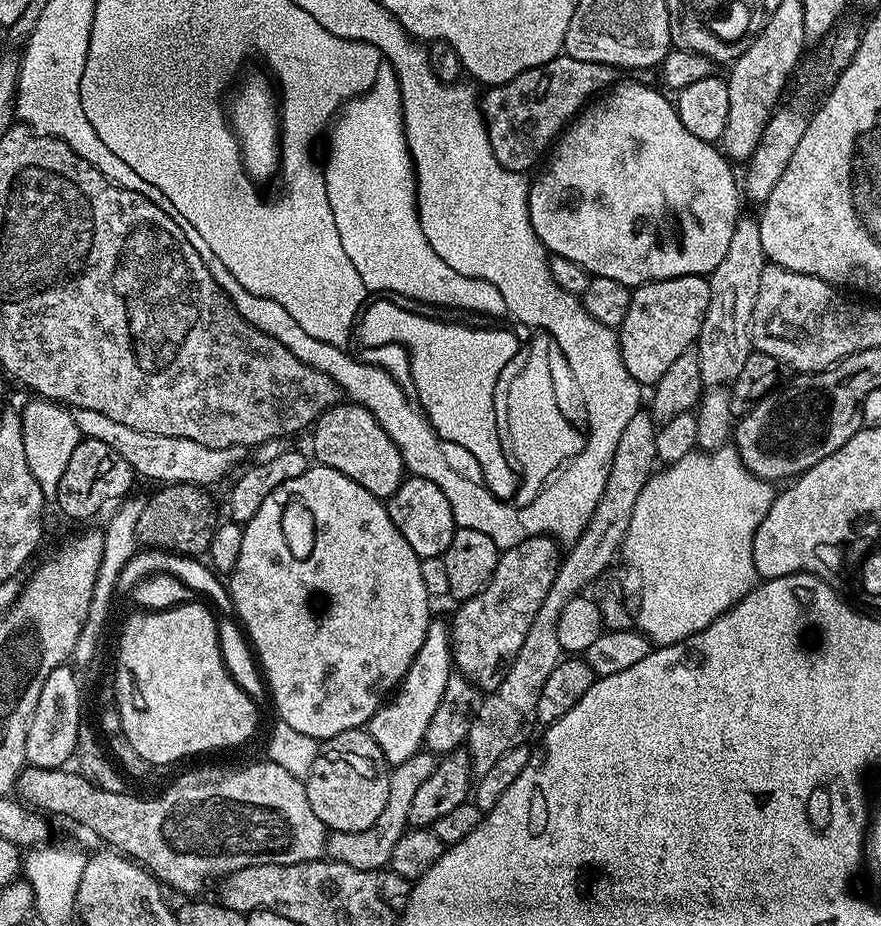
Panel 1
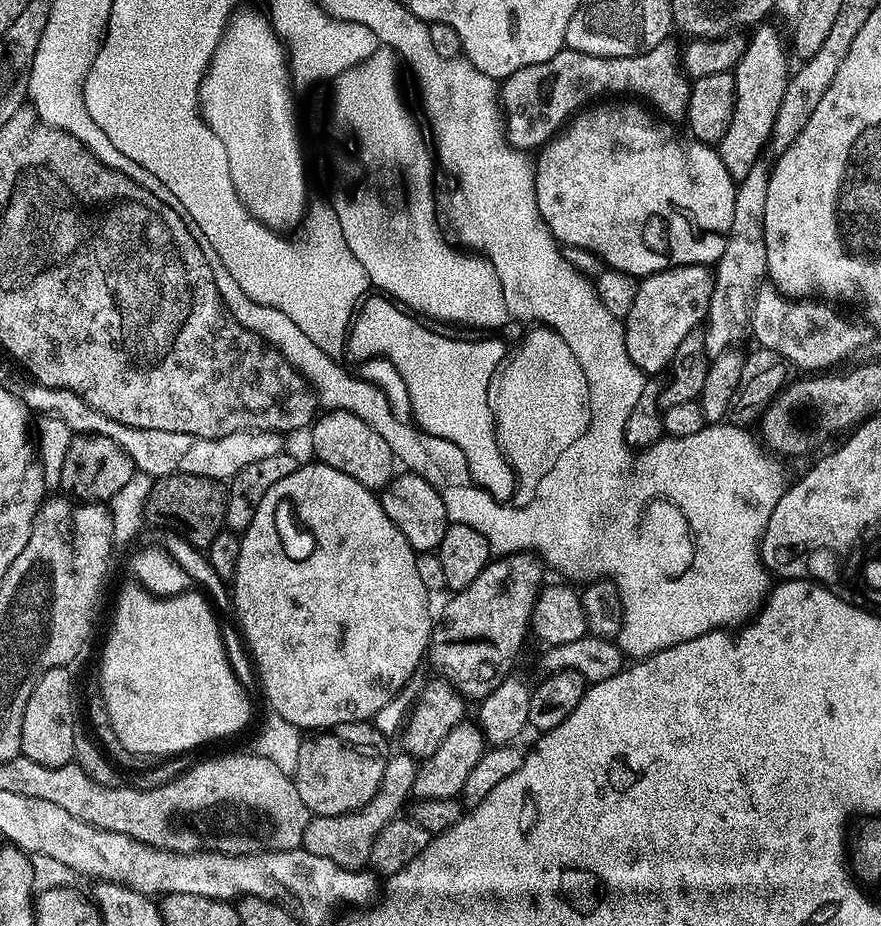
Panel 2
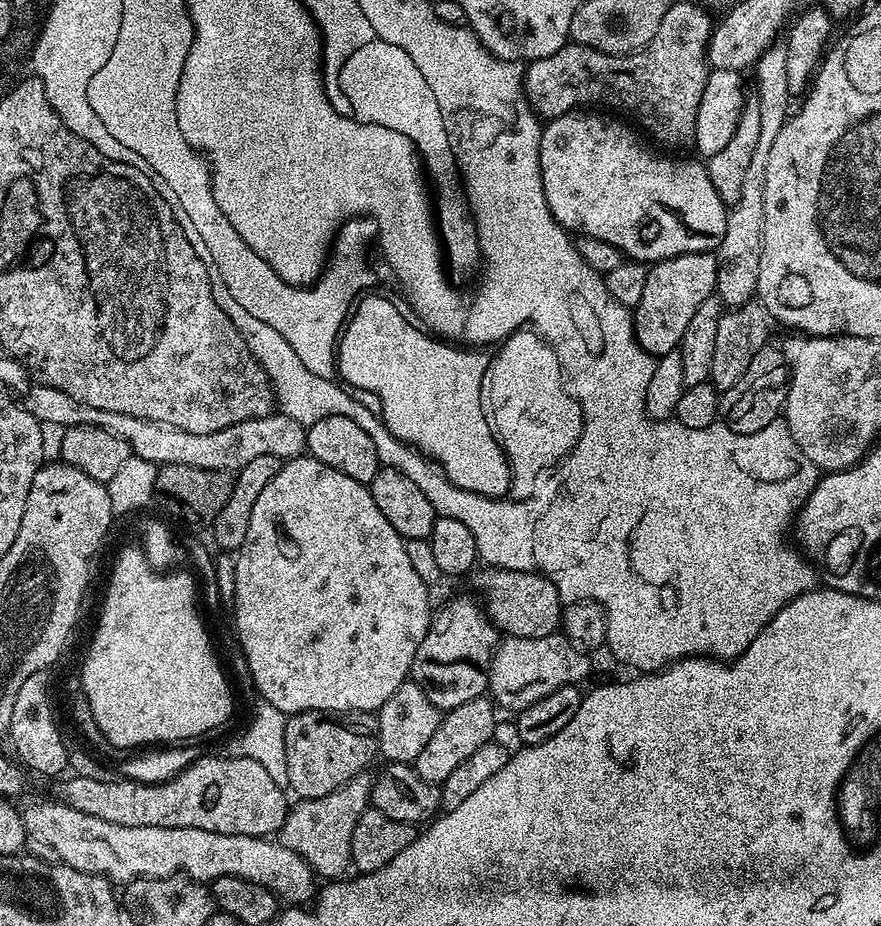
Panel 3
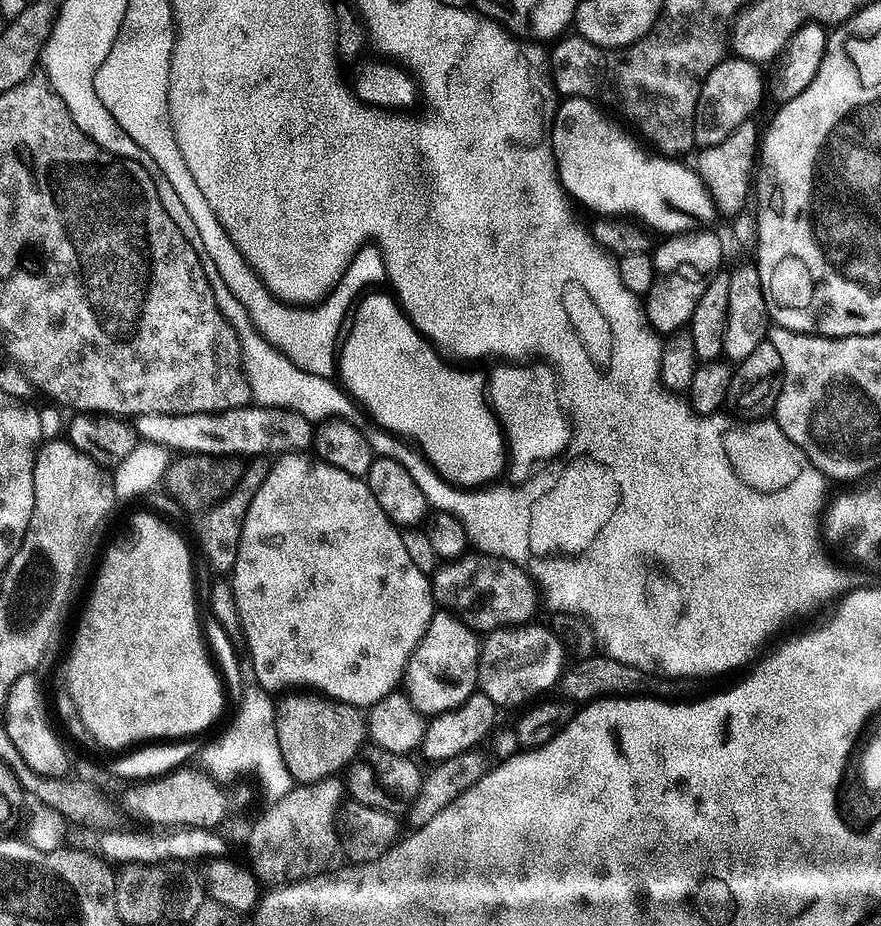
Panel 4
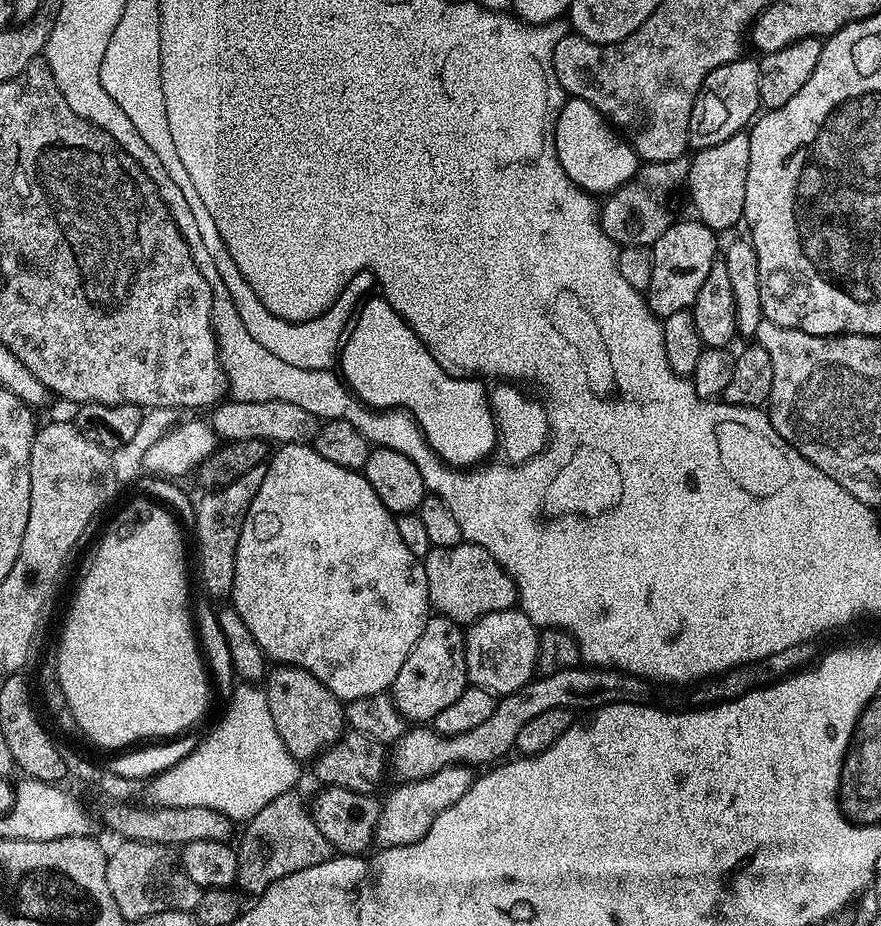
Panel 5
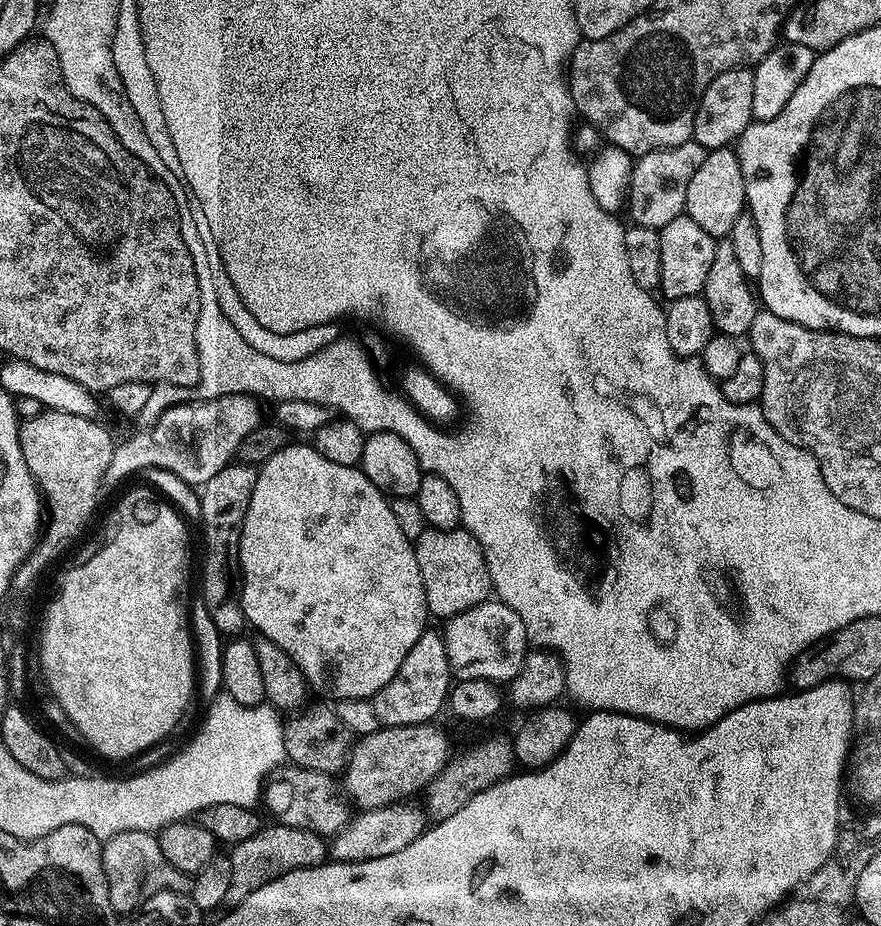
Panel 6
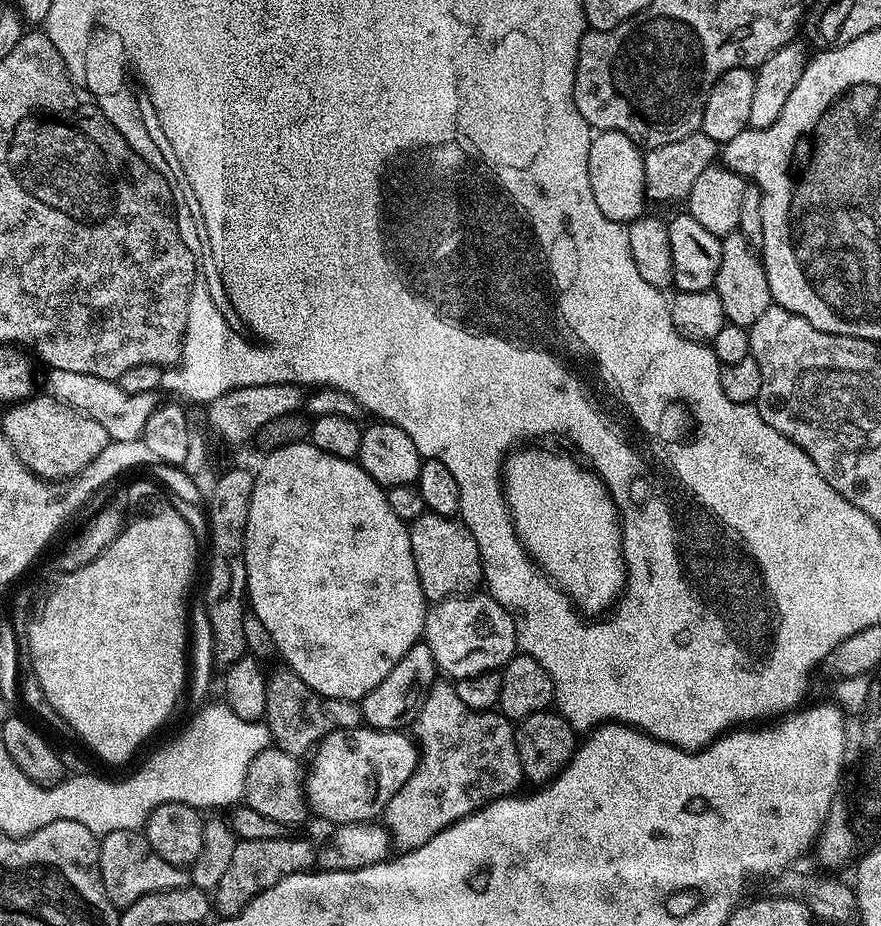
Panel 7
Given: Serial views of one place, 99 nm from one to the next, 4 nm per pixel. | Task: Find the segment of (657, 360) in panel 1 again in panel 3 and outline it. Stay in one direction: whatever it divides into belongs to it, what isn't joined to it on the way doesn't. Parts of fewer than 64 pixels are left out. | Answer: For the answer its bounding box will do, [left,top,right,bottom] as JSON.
[632,252,716,357]

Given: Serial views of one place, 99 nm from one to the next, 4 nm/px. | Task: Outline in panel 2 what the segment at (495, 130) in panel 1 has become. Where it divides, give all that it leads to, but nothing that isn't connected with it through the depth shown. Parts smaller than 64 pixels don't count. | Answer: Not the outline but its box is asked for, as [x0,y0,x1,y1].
[500,40,690,150]

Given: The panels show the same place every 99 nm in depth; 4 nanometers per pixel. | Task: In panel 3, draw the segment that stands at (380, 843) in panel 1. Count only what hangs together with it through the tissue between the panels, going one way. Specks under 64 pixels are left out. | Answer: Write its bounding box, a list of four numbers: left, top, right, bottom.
[279,774,373,882]

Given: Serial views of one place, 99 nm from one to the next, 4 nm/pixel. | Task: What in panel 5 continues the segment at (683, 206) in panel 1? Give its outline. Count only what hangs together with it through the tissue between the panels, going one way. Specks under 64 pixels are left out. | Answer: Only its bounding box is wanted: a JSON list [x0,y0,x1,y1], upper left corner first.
[554,98,638,194]

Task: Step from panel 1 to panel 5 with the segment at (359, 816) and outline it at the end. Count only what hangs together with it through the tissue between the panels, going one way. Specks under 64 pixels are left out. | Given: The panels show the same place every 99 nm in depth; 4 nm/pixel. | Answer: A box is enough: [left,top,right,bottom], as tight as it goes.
[262,663,346,762]

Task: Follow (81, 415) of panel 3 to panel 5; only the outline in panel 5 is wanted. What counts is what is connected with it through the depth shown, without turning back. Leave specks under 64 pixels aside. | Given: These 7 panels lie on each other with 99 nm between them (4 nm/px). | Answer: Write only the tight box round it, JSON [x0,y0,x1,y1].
[210,398,322,446]

